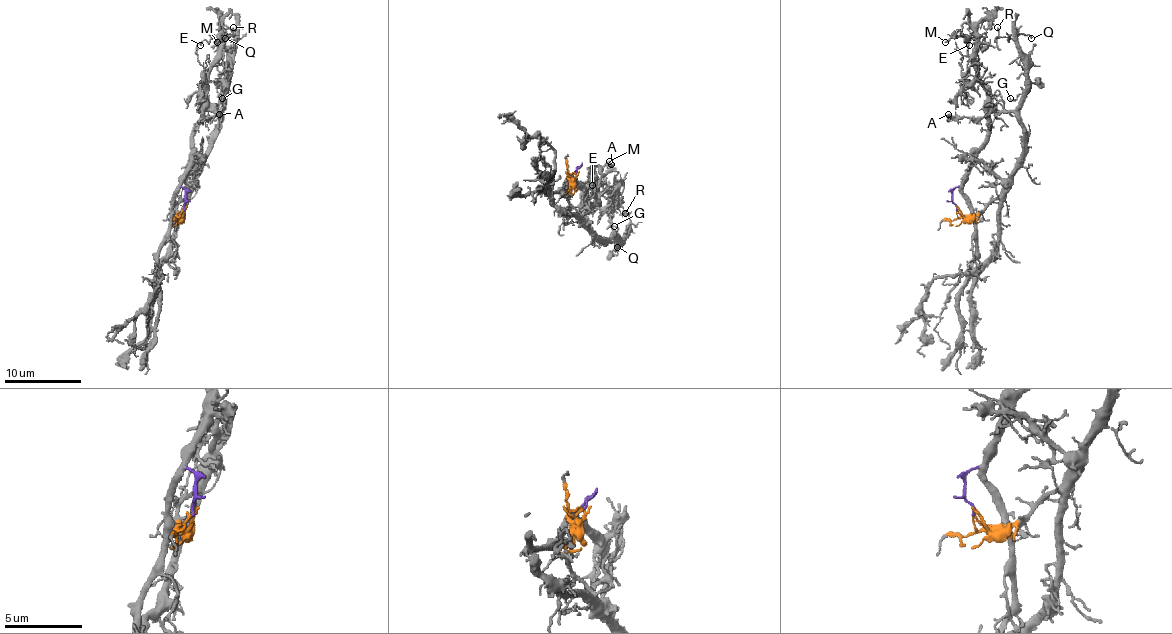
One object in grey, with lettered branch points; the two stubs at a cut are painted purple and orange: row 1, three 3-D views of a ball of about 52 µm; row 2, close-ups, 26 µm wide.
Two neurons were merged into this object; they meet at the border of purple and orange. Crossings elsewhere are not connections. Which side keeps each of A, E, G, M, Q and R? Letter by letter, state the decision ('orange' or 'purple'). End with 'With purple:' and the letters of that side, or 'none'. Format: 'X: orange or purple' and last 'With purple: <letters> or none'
A: purple
E: purple
G: orange
M: purple
Q: orange
R: orange
With purple: A, E, M

